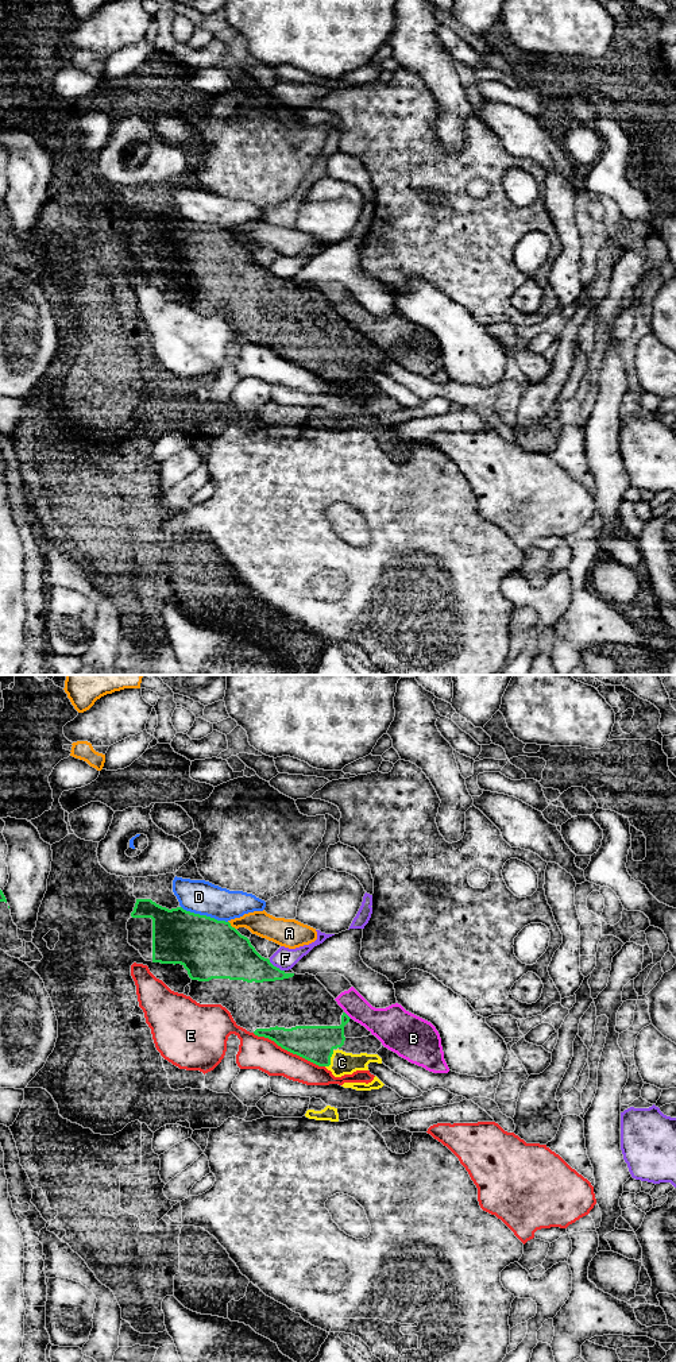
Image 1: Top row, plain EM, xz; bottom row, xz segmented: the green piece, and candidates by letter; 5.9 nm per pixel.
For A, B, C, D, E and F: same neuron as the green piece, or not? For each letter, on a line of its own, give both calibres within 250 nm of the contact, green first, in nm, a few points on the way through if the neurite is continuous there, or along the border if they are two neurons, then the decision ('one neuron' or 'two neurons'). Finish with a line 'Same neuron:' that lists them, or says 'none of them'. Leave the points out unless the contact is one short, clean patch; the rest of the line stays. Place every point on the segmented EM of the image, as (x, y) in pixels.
A: 360 nm thick on the green side, 140 nm on the other; two neurons
B: 220 nm thick on the green side, 200 nm on the other; border along xz (344, 1011), (351, 1018); two neurons
C: 220 nm thick on the green side, 140 nm on the other; one neuron
D: 360 nm thick on the green side, 200 nm on the other; two neurons
E: 220 nm thick on the green side, 190 nm on the other; two neurons
F: 260 nm thick on the green side, 140 nm on the other; border along xz (269, 960), (284, 971); two neurons
Same neuron: C

